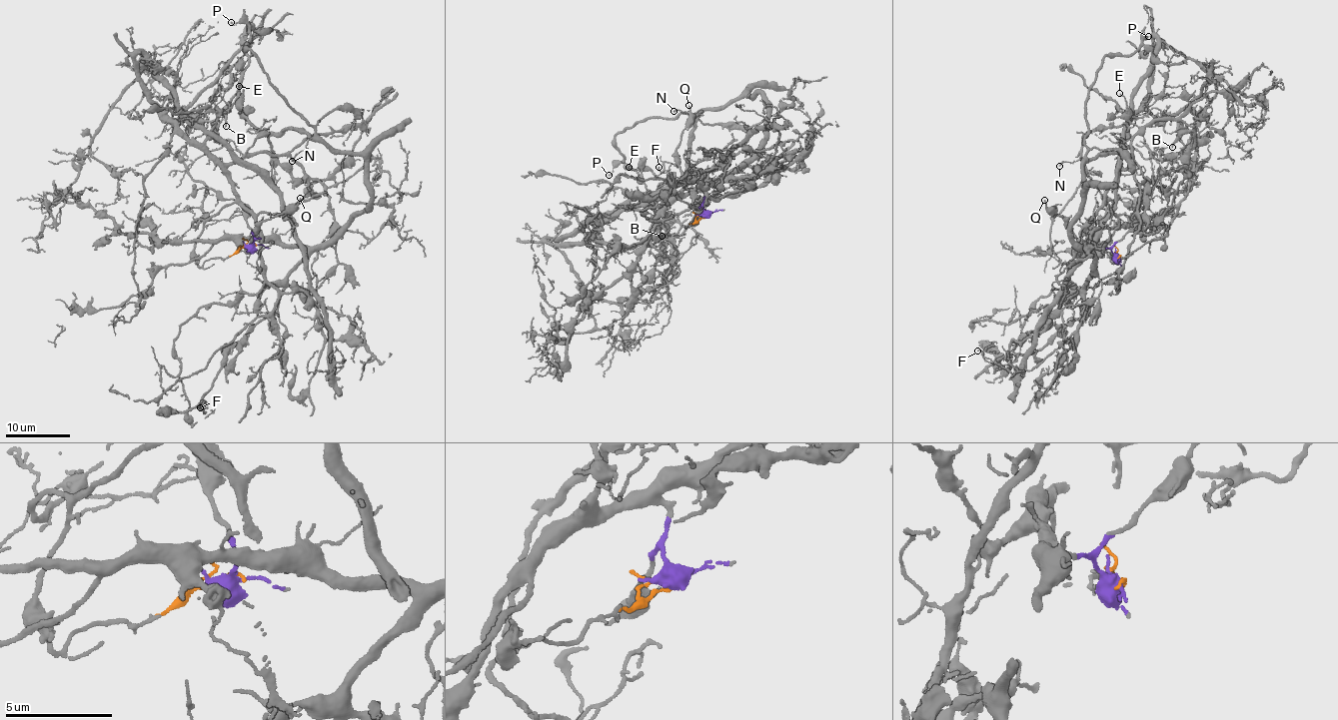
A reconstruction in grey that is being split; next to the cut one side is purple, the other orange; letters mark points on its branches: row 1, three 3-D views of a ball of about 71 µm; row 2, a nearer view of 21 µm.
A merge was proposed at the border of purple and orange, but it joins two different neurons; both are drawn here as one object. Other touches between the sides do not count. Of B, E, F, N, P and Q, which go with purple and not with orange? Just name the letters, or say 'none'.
B, E, F, N, P, Q

